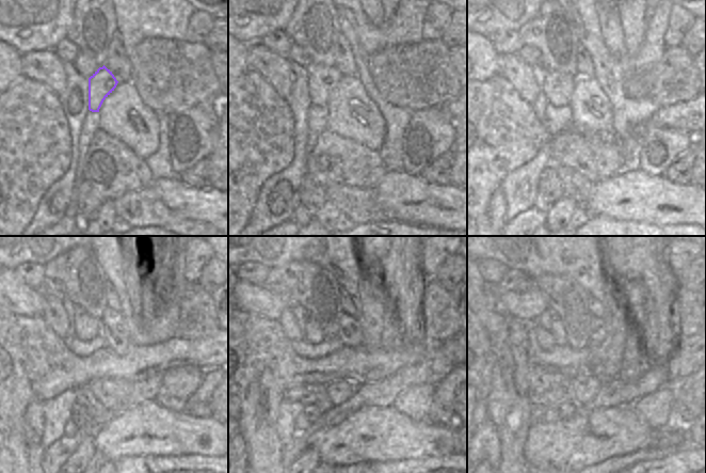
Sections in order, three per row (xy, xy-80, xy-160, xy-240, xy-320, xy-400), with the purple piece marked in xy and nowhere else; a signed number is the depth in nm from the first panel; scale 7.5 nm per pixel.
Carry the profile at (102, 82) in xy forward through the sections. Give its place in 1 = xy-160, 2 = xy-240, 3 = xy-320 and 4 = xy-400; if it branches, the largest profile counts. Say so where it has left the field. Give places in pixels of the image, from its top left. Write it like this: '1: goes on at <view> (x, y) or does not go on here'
1: goes on at xy-160 (564, 84)
2: goes on at xy-240 (87, 328)
3: goes on at xy-320 (317, 333)
4: goes on at xy-400 (558, 331)

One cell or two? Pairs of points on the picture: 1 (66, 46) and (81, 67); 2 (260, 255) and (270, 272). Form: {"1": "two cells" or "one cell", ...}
{"1": "one cell", "2": "two cells"}

